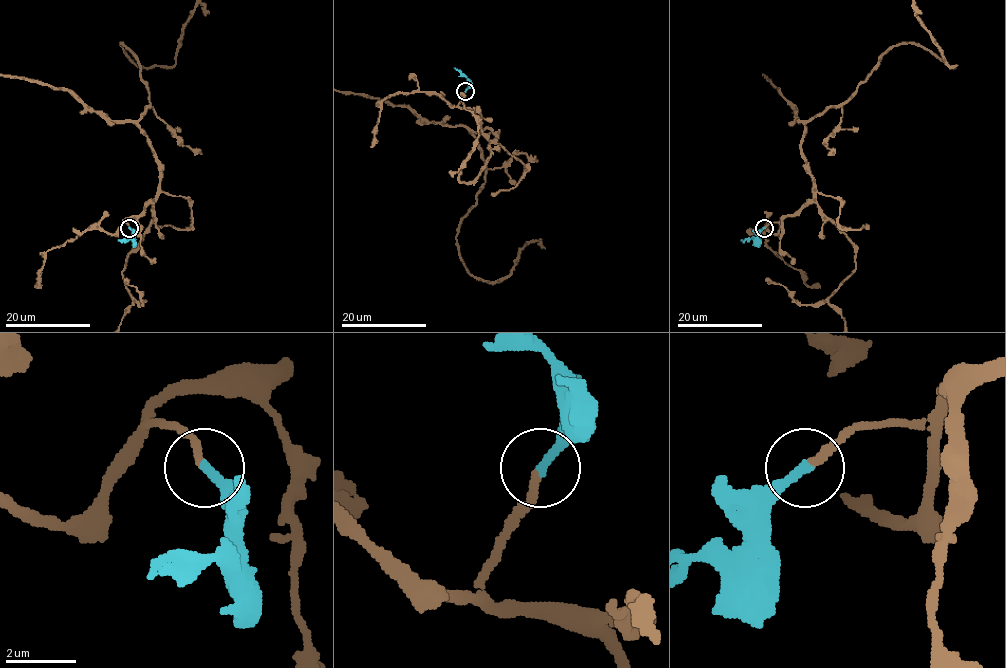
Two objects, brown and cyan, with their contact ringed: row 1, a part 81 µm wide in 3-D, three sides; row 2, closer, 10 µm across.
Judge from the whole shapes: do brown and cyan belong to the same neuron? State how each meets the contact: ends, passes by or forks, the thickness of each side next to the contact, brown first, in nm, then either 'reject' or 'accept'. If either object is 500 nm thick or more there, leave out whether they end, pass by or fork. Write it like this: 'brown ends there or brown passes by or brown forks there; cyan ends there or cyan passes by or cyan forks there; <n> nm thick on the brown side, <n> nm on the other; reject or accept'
brown ends there; cyan ends there; 220 nm thick on the brown side, 280 nm on the other; accept

